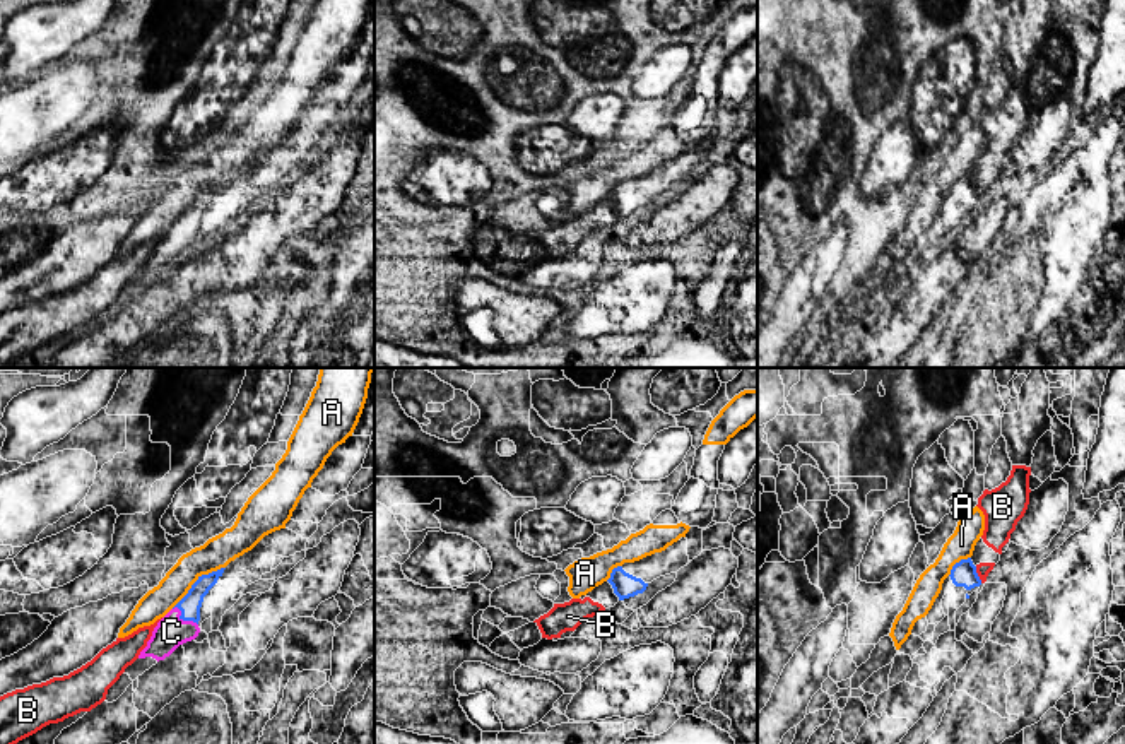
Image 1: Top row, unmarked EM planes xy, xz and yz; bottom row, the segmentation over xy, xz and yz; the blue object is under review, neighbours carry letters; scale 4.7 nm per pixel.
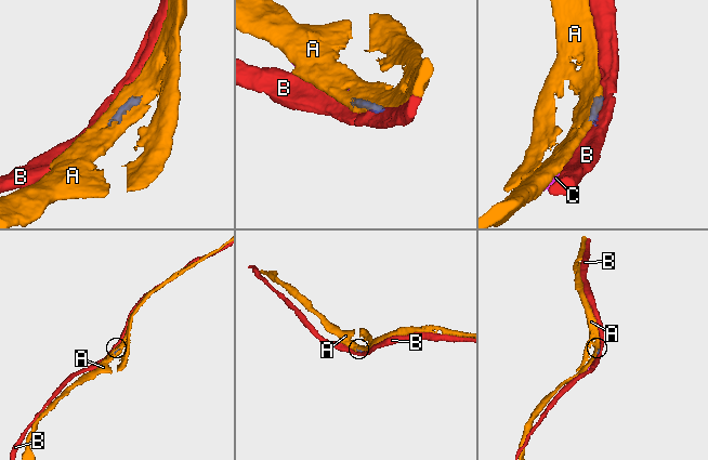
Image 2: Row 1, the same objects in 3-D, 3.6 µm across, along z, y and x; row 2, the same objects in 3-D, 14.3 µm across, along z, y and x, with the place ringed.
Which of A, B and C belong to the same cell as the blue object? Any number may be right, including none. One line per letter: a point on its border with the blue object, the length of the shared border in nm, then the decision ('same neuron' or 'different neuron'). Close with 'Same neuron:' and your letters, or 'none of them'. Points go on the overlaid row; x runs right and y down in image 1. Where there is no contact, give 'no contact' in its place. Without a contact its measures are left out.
A: meets blue in xy at (197, 580); contact 320 nm long; different neuron
B: meets blue in yz at (977, 575); contact 90 nm long; different neuron
C: meets blue in xy at (183, 620); contact 150 nm long; same neuron
Same neuron: C

